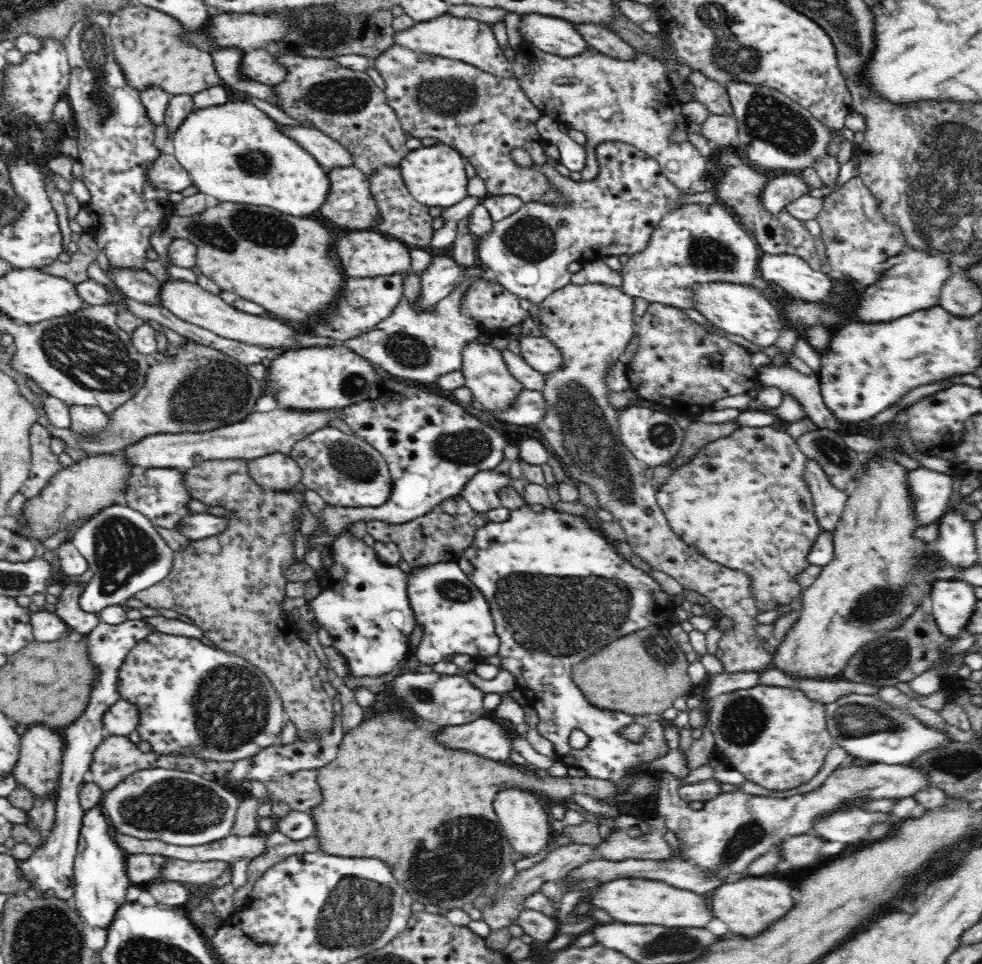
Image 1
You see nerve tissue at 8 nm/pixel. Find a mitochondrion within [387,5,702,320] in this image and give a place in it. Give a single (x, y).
(444, 98)

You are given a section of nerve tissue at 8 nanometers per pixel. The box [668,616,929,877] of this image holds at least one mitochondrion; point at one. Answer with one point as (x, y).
(886, 660)

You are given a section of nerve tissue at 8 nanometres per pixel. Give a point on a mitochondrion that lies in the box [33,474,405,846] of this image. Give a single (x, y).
(231, 705)

